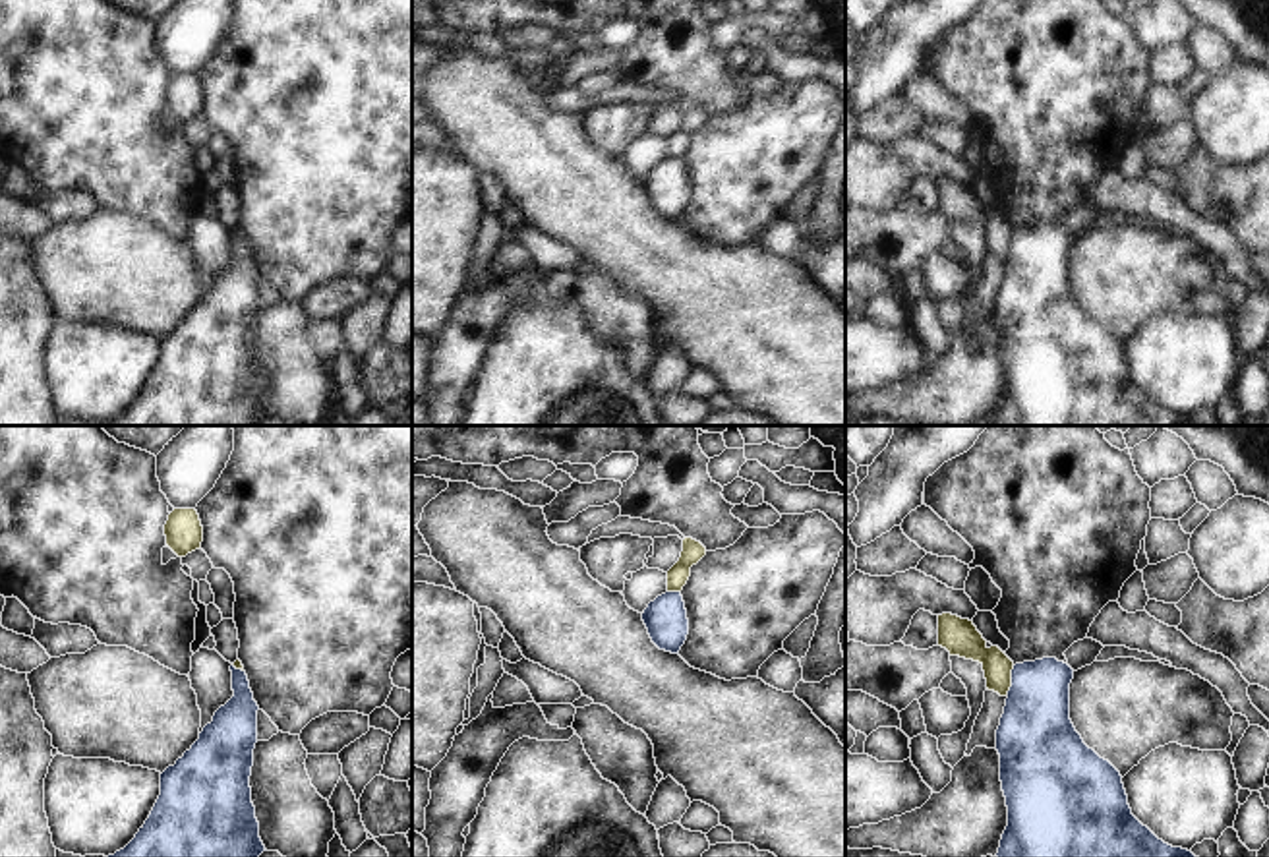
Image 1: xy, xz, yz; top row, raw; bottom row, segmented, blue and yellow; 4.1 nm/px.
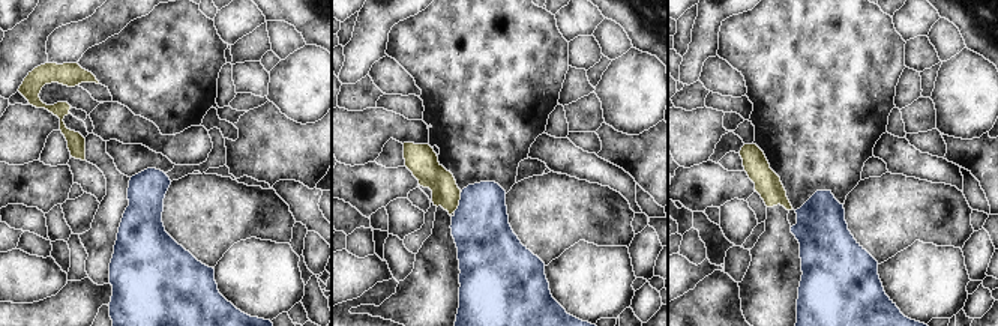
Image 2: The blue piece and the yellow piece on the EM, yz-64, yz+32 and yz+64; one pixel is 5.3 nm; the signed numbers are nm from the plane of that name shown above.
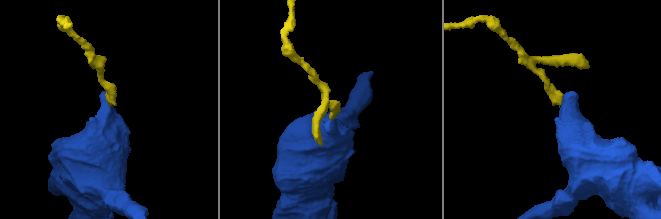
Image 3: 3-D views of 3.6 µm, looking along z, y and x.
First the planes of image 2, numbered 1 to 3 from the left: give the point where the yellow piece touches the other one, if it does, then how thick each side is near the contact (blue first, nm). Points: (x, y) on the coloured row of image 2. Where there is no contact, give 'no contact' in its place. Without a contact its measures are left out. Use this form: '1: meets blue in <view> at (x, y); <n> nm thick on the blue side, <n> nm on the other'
1: no contact
2: meets blue in yz+32 at (459, 202); 320 nm thick on the blue side, 150 nm on the other
3: no contact

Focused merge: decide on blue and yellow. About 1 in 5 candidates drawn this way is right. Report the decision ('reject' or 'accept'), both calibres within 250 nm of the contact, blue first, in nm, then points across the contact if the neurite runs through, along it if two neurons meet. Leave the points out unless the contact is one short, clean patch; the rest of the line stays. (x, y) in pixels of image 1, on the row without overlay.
reject; 320 nm thick on the blue side, 140 nm on the other; border along yz (1014, 233), (1006, 260)

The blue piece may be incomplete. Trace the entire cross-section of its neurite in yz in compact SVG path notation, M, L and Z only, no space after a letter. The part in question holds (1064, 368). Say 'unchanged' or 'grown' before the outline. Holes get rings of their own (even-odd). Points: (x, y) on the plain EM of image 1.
unchanged | M1056 224L1016 230L996 296L1008 373L998 426L1199 426L1143 393L1128 371L1120 339L1089 315L1070 286L1074 236Z

